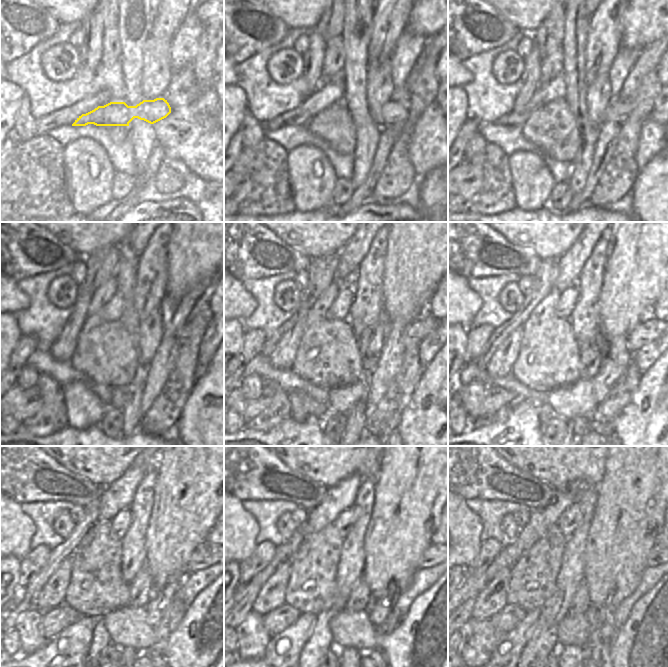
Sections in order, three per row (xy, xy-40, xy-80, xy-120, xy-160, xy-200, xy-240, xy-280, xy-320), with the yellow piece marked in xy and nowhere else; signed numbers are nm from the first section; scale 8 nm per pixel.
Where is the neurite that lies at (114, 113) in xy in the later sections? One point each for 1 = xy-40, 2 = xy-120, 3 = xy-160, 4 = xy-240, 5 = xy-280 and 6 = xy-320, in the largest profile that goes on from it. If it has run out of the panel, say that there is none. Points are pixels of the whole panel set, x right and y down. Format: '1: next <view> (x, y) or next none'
1: next xy-40 (393, 113)
2: next xy-120 (181, 334)
3: next xy-160 (414, 333)
4: next xy-240 (203, 556)
5: next xy-280 (427, 560)
6: next xy-320 (651, 559)

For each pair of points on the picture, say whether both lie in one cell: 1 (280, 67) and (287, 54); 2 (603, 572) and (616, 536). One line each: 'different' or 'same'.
1: same
2: same

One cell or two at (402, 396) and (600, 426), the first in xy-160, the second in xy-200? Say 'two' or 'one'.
one

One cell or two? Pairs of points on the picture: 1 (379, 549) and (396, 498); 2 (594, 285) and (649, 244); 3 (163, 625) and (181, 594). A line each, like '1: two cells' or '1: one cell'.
1: one cell
2: two cells
3: two cells

